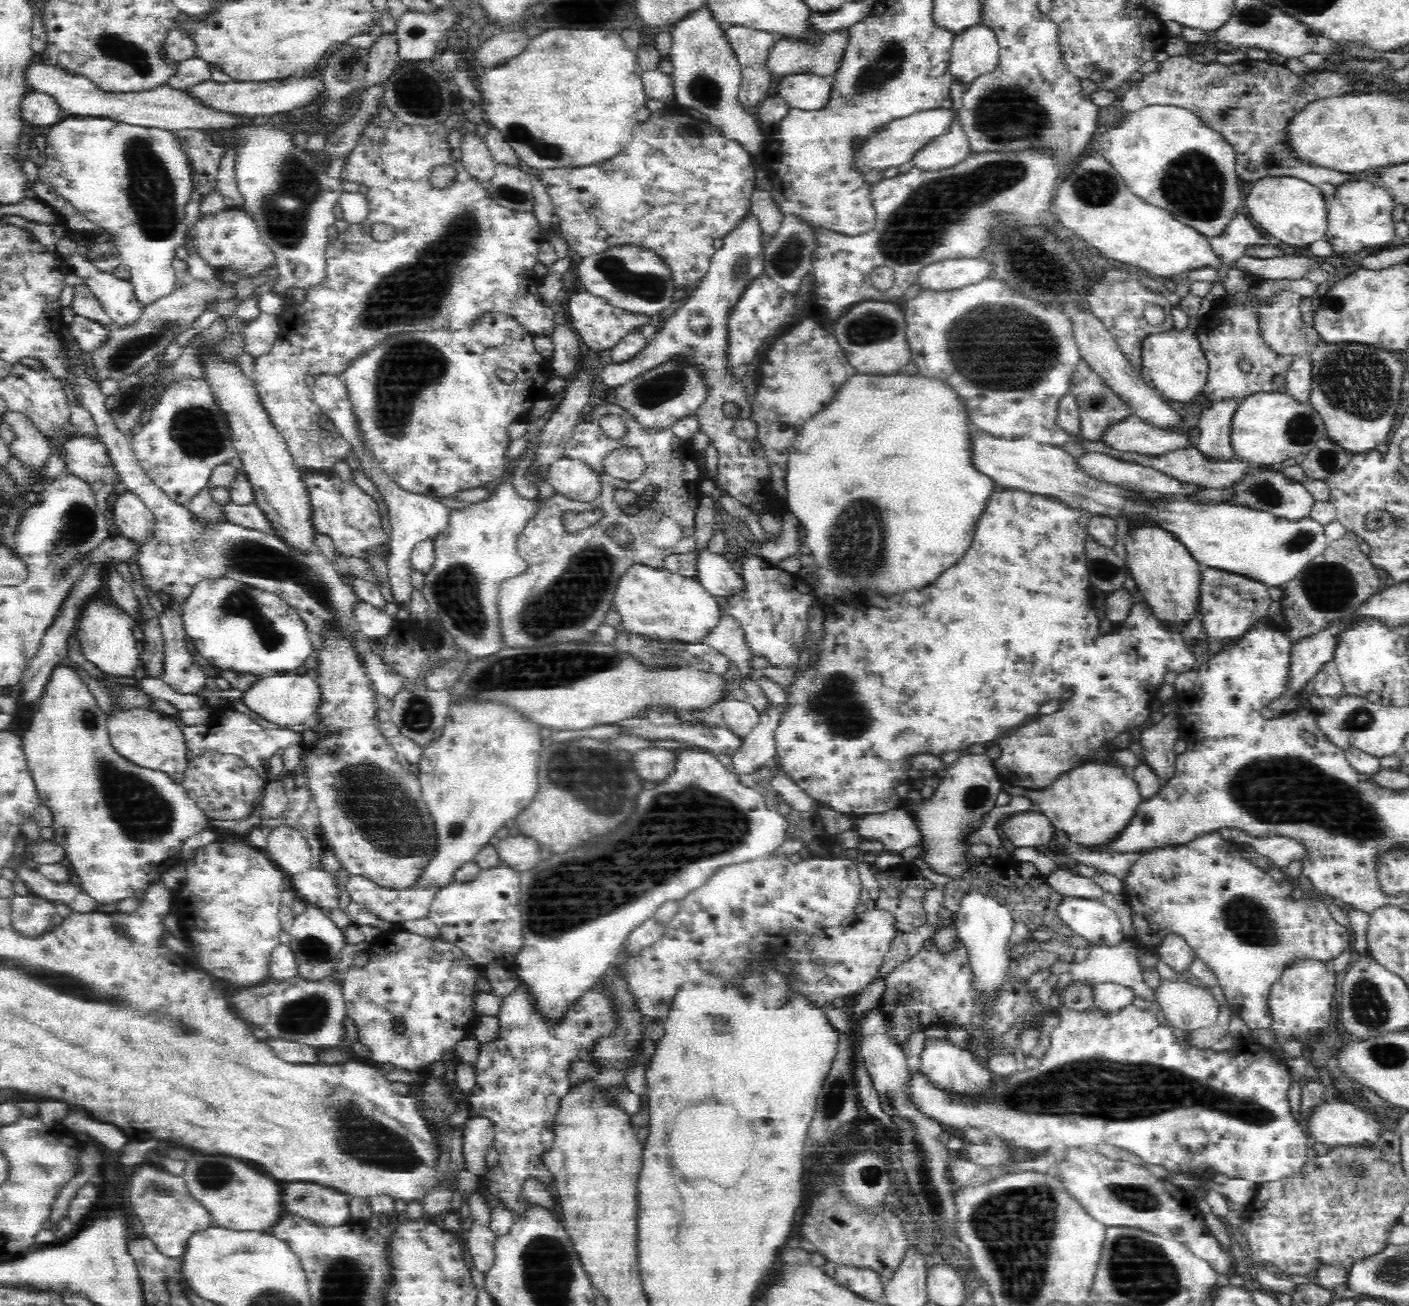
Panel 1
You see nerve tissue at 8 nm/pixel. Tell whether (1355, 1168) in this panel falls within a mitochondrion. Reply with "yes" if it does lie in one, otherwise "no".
yes

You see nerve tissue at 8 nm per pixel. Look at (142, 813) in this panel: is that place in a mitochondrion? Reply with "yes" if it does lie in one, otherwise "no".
yes

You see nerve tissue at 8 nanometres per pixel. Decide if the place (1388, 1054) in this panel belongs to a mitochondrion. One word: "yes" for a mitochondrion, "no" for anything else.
yes

